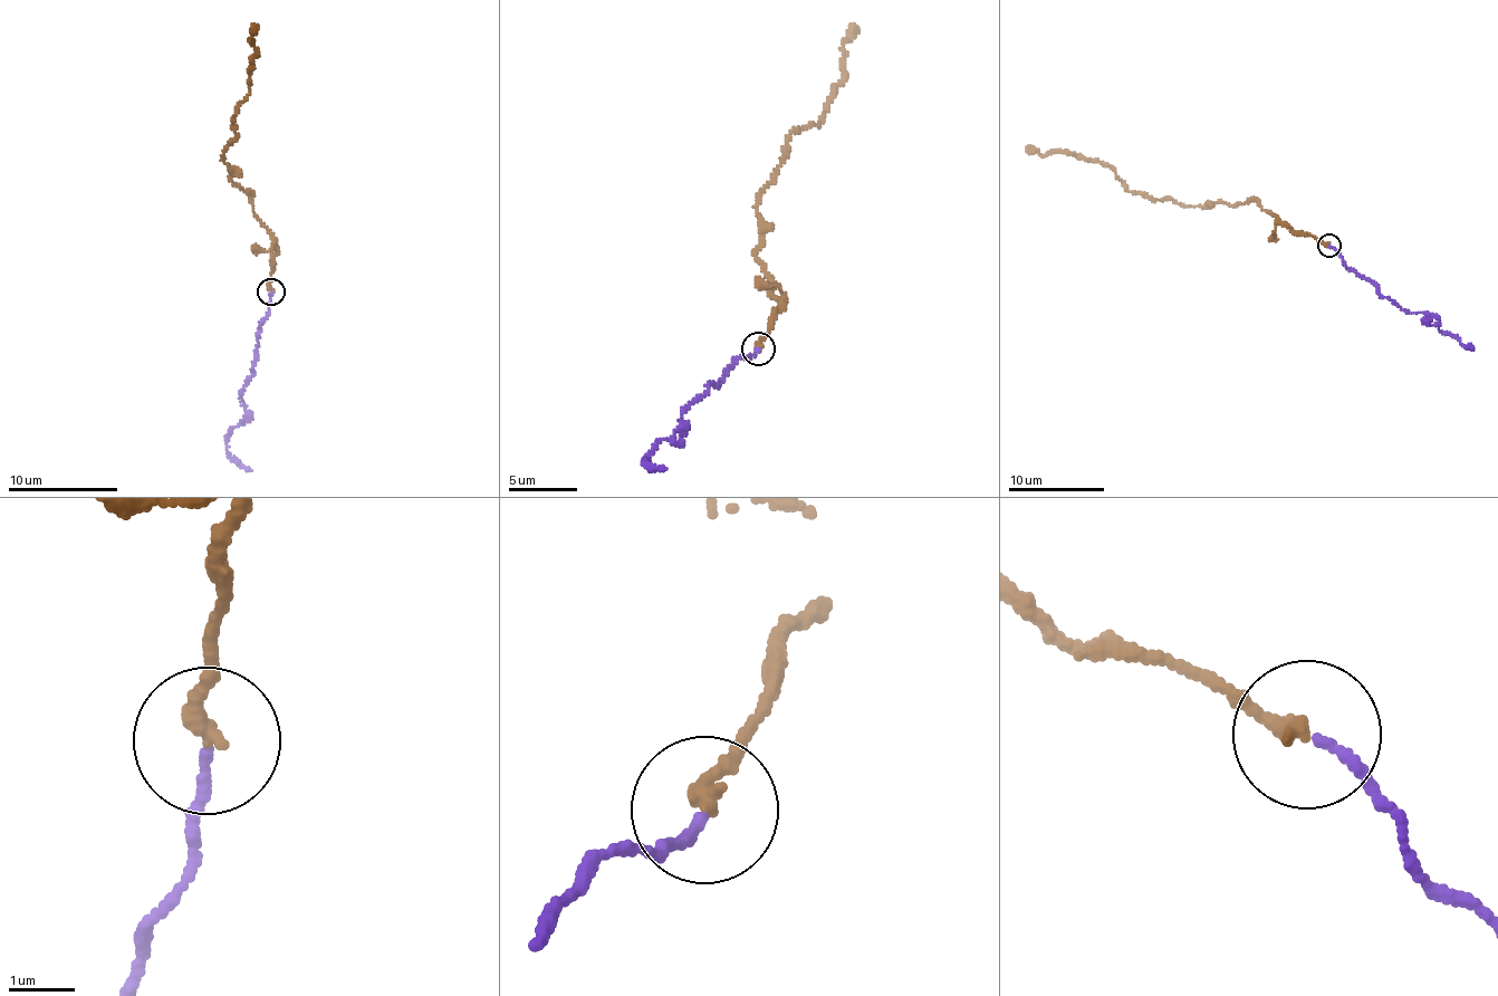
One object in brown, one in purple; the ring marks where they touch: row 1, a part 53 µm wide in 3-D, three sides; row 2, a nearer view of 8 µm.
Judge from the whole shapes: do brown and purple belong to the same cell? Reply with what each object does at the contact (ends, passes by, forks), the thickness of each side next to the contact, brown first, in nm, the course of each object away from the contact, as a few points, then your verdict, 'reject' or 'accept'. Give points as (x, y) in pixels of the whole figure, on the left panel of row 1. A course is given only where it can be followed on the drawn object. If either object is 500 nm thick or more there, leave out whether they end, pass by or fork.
brown ends; purple ends; calibres 280 and 140 nm; course brown (271, 291), (274, 236), (221, 155), (251, 84), (255, 24); course purple (271, 291), (253, 370), (240, 395), (246, 418), (236, 427), (226, 443), (227, 450), (251, 470); accept

